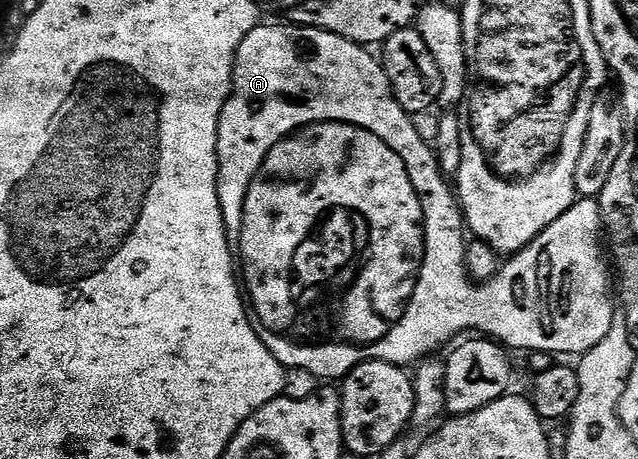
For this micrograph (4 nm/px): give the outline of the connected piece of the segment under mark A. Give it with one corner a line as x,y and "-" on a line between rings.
261,22
256,25
256,31
246,34
242,46
238,46
236,51
236,61
232,71
232,92
228,95
228,101
222,110
220,121
218,122
218,146
216,147
216,153
218,154
218,178
216,179
216,185
218,186
218,202
222,206
222,218
229,235
233,234
240,227
241,216
239,212
241,203
244,201
244,188
248,188
248,180
252,180
252,172
256,172
256,164
259,164
260,156
268,148
268,144
272,144
272,140
276,140
276,134
288,132
288,128
293,128
295,124
301,124
304,120
321,121
322,119
336,119
338,122
347,122
348,119
354,120
356,125
366,126
372,132
379,133
382,137
382,142
386,146
390,146
390,150
394,150
394,154
398,154
398,158
402,158
402,162
406,162
406,170
410,174
410,182
414,182
414,190
418,194
418,202
422,202
422,214
424,215
424,261
422,262
422,270
420,271
418,282
414,286
414,294
408,299
408,305
402,314
402,318
393,326
390,334
386,334
386,338
382,338
382,342
378,343
378,346
382,348
380,350
380,360
382,362
401,366
415,365
417,362
431,357
435,353
432,351
435,348
442,347
451,336
456,336
459,332
468,332
471,328
477,328
480,331
477,333
481,337
491,338
503,345
505,349
525,348
528,354
533,354
536,351
544,351
547,354
561,352
564,356
576,358
590,351
594,346
598,346
598,342
602,342
602,338
606,338
606,334
610,334
610,326
614,319
614,313
612,313
614,284
613,281
612,284
608,281
608,268
610,272
610,264
606,259
605,249
602,247
602,221
599,203
592,198
577,199
572,208
566,210
566,214
562,214
562,218
558,218
550,226
546,226
546,230
542,230
542,234
538,234
538,238
534,238
534,242
530,242
521,252
509,255
490,279
483,282
473,280
468,275
468,267
464,265
466,221
457,197
454,195
453,185
452,188
448,185
451,183
446,179
444,173
440,171
440,163
437,162
436,153
430,147
429,141
422,139
418,134
418,130
414,130
412,116
404,112
402,106
395,100
395,94
392,92
391,84
388,81
387,74
384,73
381,61
375,55
372,57
368,52
371,51
367,47
350,42
346,38
338,38
338,34
330,34
329,32
314,30
313,28
301,28
293,26
288,22
285,22
285,24
267,24
267,22

